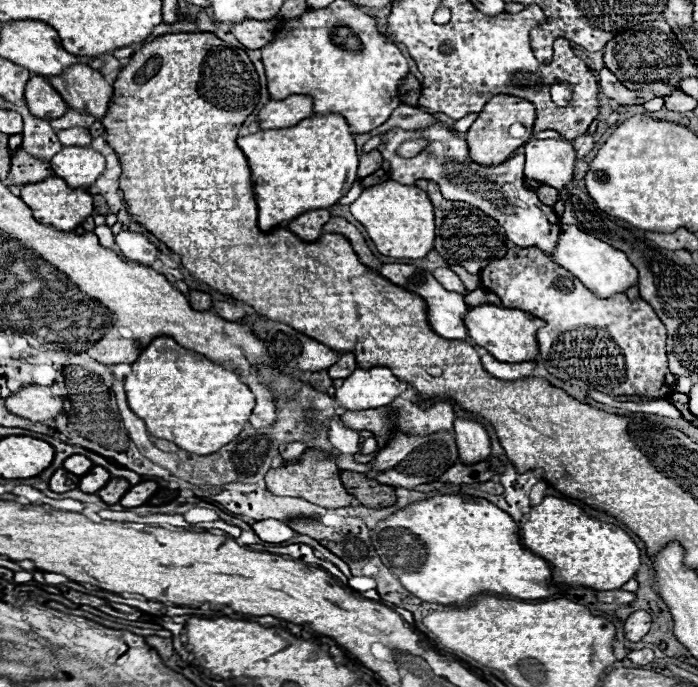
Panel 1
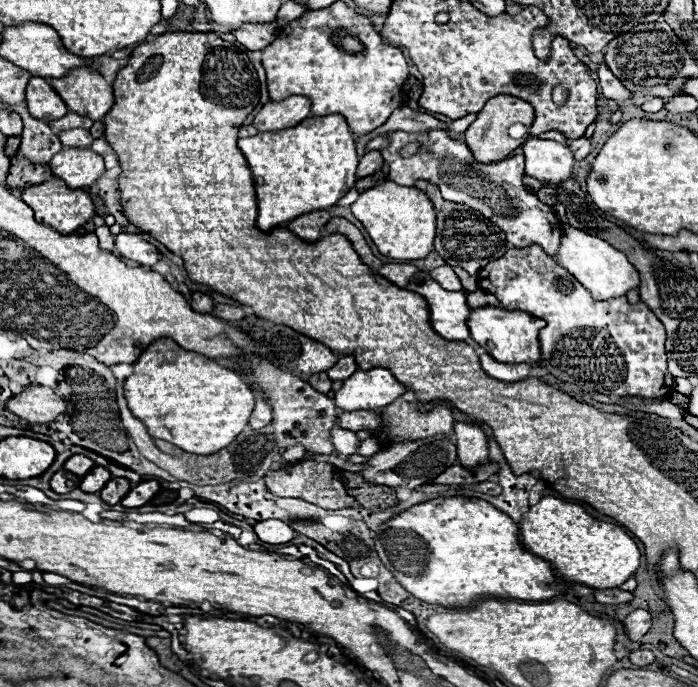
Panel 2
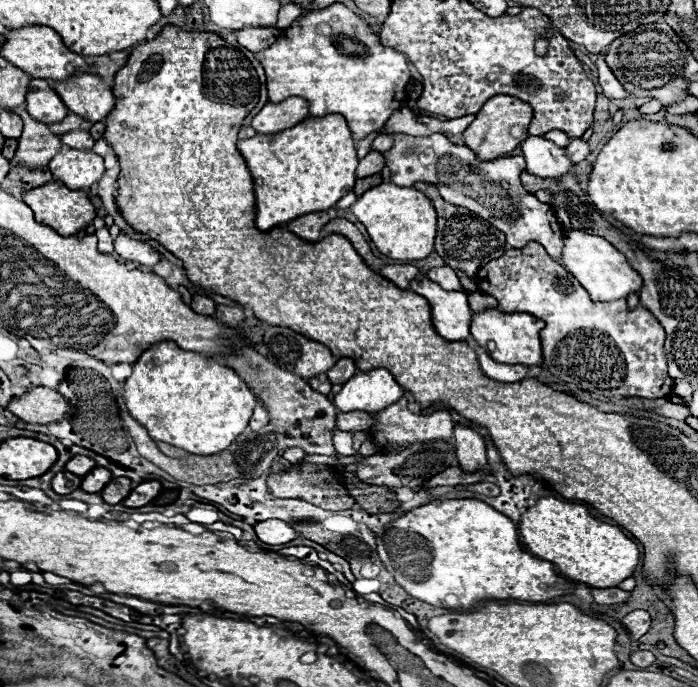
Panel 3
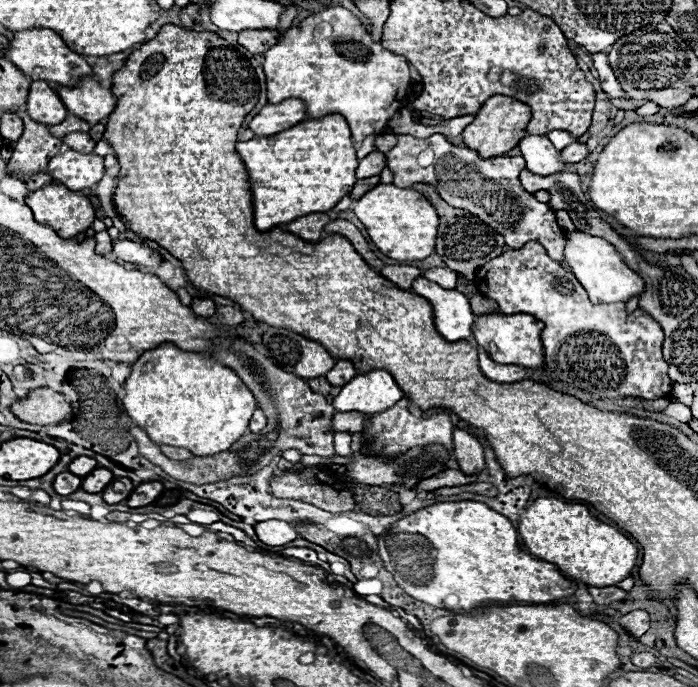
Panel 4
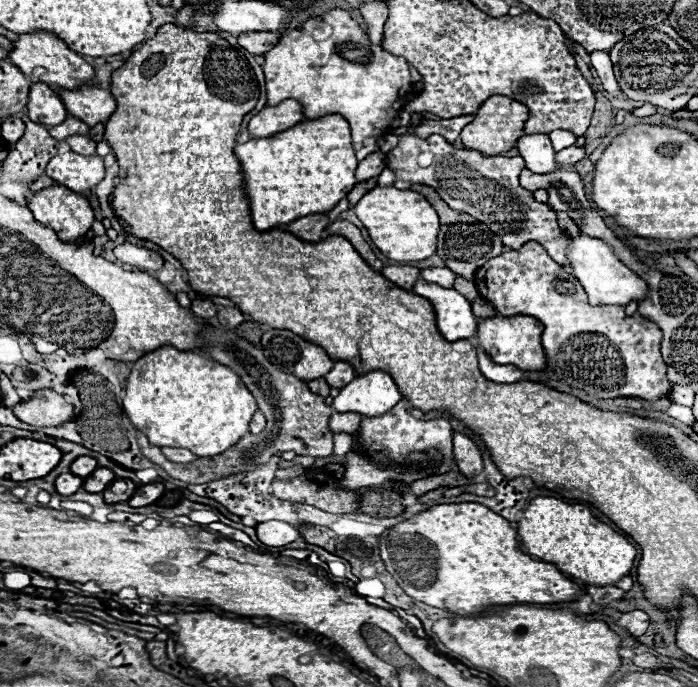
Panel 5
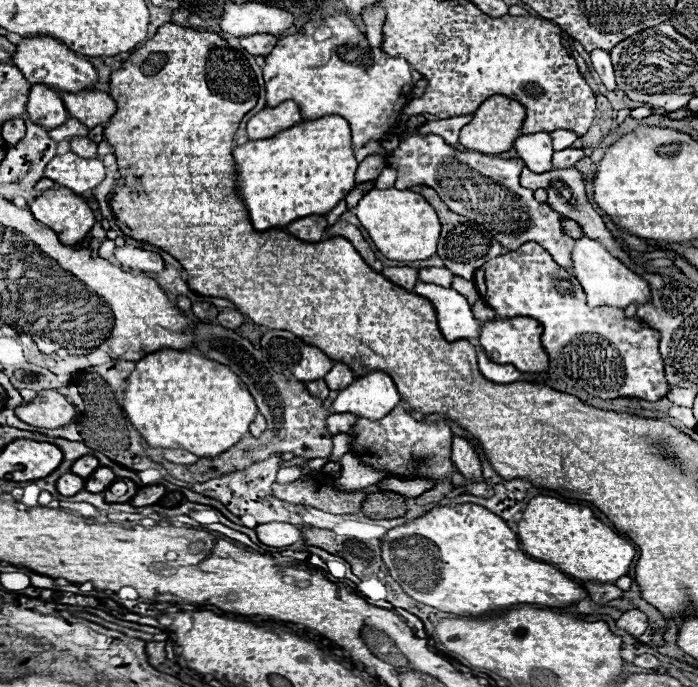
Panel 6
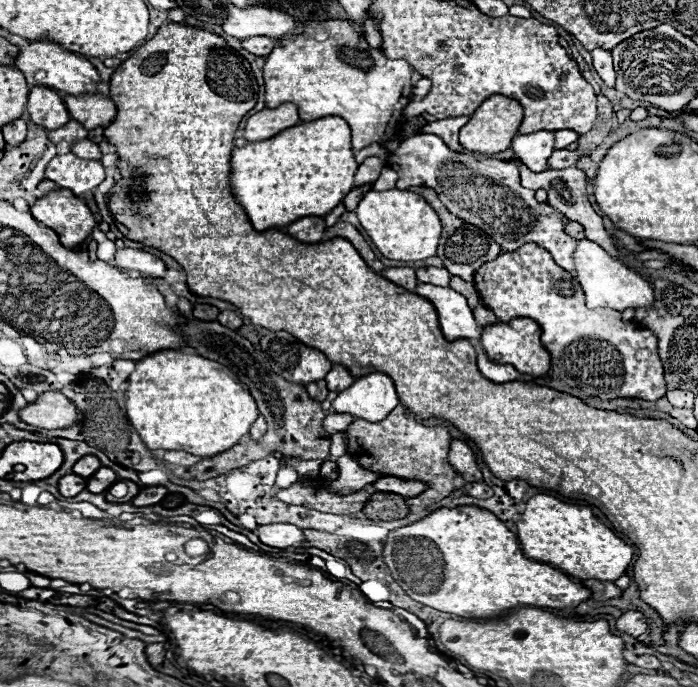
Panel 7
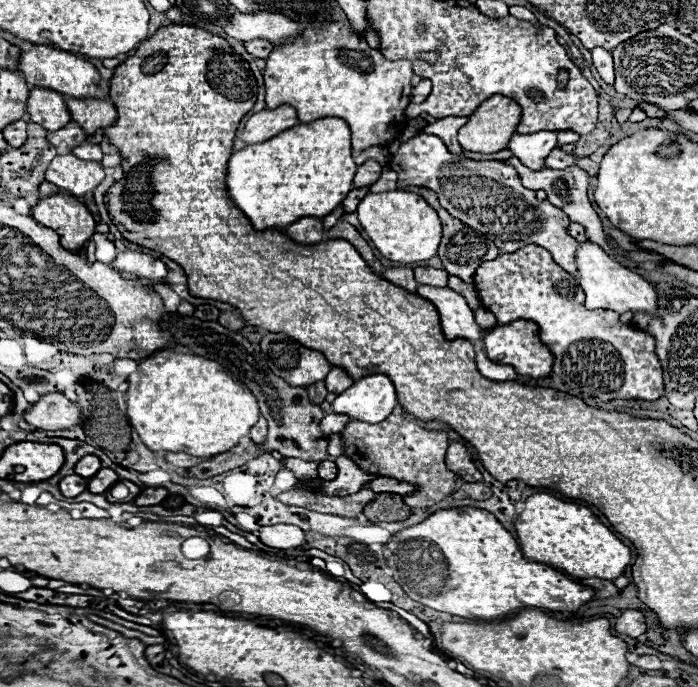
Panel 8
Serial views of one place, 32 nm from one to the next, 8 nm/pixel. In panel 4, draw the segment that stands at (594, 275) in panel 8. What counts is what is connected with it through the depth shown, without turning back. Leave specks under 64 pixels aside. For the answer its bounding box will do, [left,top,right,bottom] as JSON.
[562,232,644,304]

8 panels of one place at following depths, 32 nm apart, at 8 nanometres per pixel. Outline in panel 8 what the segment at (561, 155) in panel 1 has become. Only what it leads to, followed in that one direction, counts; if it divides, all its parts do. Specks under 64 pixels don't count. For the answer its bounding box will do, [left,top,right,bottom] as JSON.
[508,132,556,170]

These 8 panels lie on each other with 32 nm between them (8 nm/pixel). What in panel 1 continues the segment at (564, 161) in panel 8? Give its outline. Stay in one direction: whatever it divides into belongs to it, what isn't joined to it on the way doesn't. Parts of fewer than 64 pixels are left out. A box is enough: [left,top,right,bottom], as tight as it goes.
[574,134,594,158]

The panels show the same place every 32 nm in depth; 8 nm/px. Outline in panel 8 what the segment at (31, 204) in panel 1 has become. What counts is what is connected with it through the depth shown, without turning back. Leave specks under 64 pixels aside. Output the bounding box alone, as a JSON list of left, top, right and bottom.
[32,192,96,250]

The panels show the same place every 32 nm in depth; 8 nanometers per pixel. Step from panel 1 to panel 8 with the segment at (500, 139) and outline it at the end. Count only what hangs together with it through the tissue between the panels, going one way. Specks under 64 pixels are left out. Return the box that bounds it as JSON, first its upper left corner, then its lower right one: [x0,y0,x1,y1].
[458,96,522,154]

